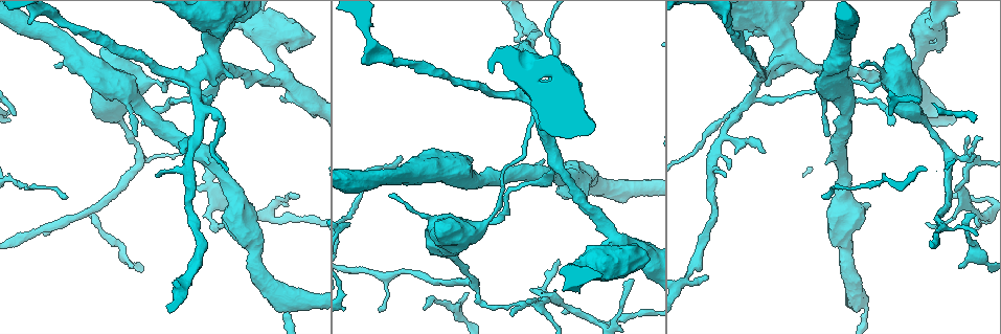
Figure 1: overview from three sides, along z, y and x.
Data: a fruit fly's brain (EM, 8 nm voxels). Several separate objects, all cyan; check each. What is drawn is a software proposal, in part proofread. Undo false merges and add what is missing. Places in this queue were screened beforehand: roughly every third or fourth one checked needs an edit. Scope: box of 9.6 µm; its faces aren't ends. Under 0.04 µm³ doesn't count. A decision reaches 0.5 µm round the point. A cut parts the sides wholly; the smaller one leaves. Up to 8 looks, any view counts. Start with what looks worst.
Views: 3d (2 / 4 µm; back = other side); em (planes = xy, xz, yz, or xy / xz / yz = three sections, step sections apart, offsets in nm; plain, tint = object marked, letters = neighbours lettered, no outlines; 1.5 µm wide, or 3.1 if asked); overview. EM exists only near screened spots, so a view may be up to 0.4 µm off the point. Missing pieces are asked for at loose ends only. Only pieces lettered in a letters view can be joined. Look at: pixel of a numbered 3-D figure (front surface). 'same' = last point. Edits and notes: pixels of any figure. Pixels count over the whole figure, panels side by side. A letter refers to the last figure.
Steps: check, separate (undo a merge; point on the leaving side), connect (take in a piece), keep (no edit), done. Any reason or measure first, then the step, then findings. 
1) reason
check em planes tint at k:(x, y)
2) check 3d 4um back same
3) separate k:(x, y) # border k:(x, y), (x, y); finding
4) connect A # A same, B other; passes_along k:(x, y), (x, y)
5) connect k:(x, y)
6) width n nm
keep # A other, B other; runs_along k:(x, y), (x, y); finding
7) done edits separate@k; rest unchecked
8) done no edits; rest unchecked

thick turns thin
check 3d 4um at 1:(285, 302)

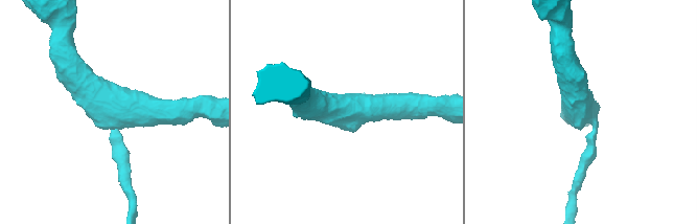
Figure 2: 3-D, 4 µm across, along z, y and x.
arms 3; arm_widths 190, 420, 440 nm; now the EM
check em xz step 4 tint at 2:(584, 111)

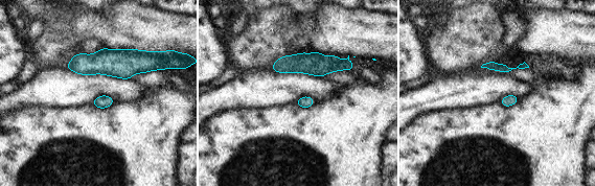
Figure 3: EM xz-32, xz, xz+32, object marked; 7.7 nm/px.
check em planes letters same

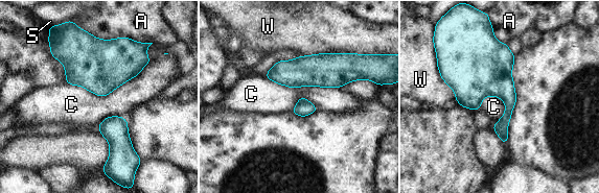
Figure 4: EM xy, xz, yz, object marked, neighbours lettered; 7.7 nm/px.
width 400 nm
keep # A other, C other, S other, W other; border 4:(152, 61), (102, 96), (66, 83); continuous, no second cell

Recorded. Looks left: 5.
branch stops here
check 3d 4um at 1:(977, 235)

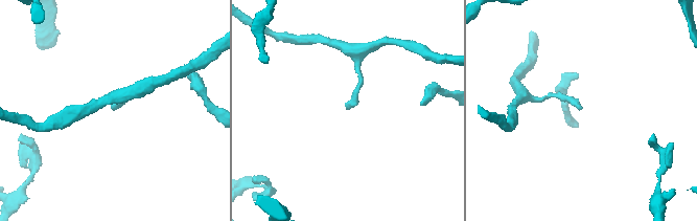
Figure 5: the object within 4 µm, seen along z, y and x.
need the tissue
check em planes plain at 5:(581, 107)

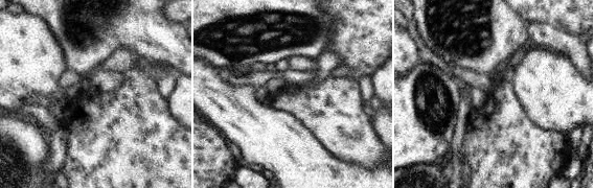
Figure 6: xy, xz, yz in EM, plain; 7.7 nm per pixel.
see the neighbours
check em planes letters same

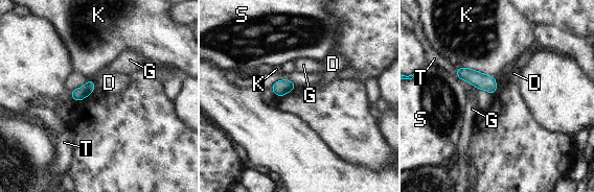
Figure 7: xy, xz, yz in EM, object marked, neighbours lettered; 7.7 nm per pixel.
width 90 nm
keep # D other, G other, K other, S other, T other; border 7:(456, 67), (467, 67), (494, 76); no lettered piece goes on from it

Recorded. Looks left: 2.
branch stops here
check em planes letters at 1:(977, 224)

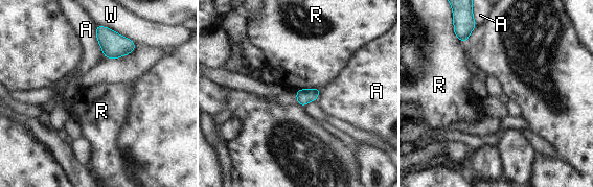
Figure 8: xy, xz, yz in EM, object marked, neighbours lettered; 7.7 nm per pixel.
width 110 nm
keep # A other, R other, W other; border 8:(320, 88), (302, 88), (297, 90); none of them fits

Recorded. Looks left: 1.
done no edits; rest unchecked

